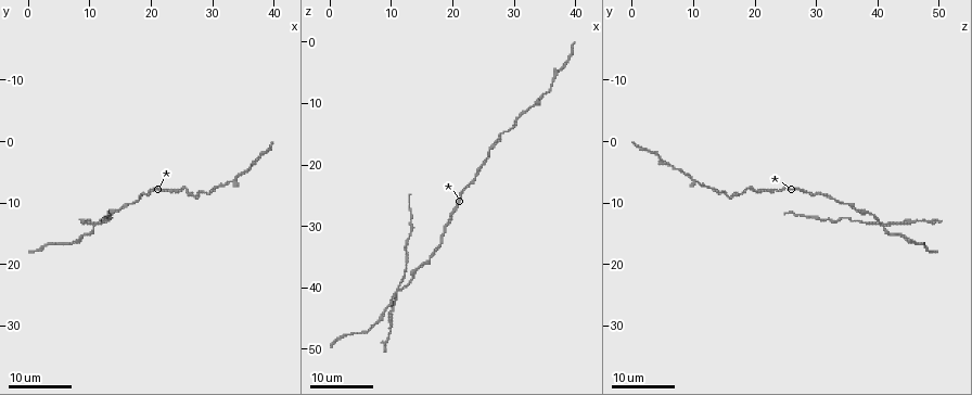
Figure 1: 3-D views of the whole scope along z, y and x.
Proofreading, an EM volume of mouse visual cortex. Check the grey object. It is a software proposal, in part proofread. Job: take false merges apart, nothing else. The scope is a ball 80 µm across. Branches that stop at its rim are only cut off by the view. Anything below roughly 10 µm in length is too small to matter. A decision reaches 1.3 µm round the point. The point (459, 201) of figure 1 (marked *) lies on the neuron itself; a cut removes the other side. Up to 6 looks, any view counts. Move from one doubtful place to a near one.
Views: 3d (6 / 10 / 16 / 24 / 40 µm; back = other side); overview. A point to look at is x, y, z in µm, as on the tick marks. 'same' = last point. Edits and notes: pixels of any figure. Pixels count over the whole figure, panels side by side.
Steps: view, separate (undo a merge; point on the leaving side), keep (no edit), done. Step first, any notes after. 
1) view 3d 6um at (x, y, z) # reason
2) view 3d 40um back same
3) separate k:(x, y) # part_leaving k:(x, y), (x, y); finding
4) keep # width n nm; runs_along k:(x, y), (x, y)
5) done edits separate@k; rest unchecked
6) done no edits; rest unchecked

view 3d 24um at (11.5, 13.5, 40.0) # side arm on a straight run

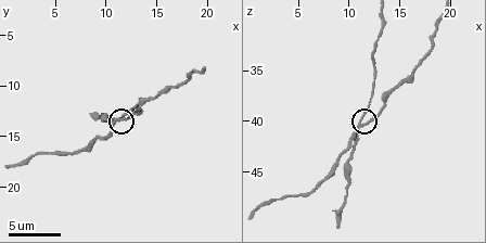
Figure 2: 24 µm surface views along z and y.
view 3d 10um at (11.2, 13.2, 40.0) # closer look

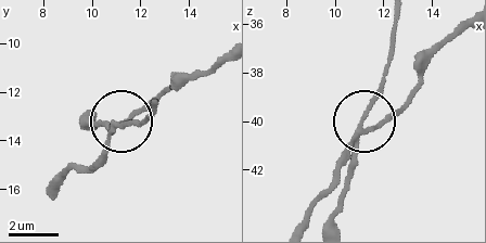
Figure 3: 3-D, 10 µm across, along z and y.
keep # width 170 nm; all the same neuron

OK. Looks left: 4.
view 3d 6um at (16.2, 10.2, 35.0) # thick turns thin

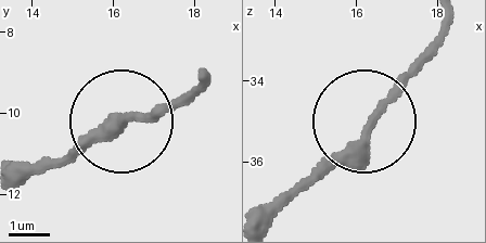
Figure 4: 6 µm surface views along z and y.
keep # width 270 nm; runs_along 4:(203, 79), (182, 100), (92, 131), (34, 166); continuous, no second neuron

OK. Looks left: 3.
view 3d 16um at (34.0, 6.0, 10.0) # two arms in line, one across

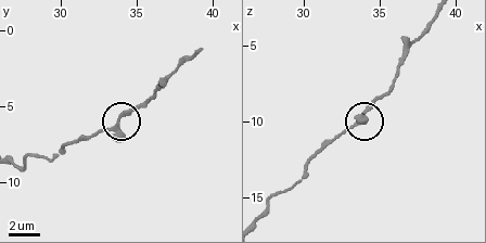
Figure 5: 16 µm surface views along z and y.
view 3d 6um same # zoom in

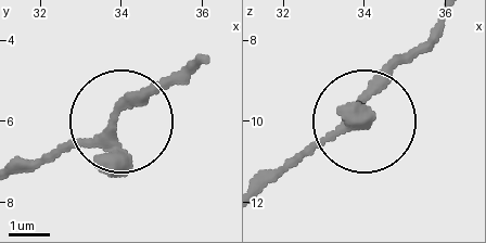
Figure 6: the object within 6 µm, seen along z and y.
view 3d 6um back same

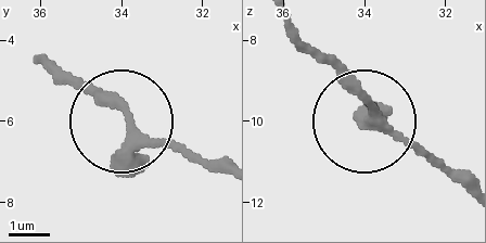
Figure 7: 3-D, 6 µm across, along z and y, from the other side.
keep # arms 3; runs_along 7:(461, 186), (298, 41); one neuron here

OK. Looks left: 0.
done no edits; rest unchecked

